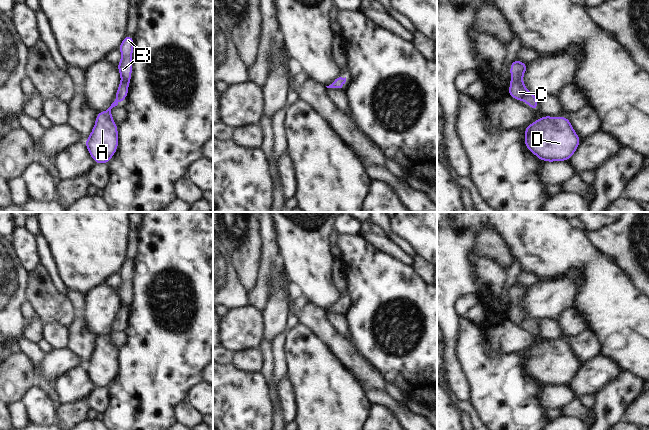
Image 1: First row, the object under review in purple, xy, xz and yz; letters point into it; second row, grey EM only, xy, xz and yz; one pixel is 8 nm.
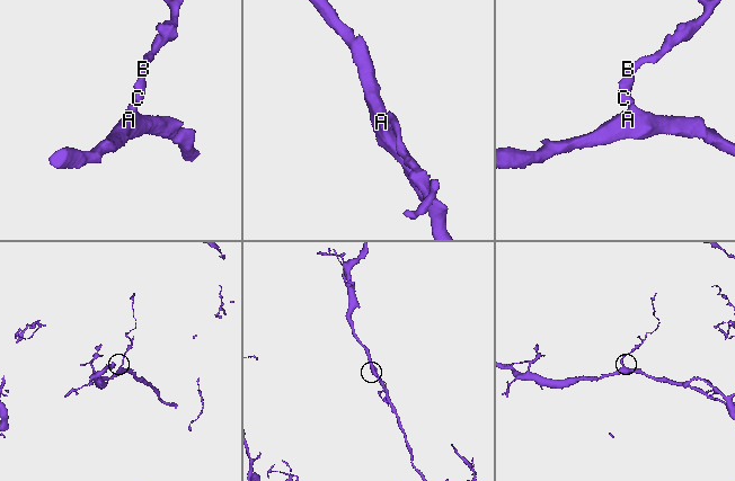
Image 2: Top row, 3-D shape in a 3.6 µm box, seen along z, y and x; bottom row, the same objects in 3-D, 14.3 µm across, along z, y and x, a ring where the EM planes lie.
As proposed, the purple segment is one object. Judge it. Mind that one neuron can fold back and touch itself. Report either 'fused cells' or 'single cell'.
single cell

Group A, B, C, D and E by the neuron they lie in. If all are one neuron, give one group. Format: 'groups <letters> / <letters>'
groups A B C D E

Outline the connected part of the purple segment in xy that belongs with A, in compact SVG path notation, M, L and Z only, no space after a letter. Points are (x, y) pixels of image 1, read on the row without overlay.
M126 259L118 273L121 276L122 282L116 290L121 306L116 315L115 325L107 334L97 336L94 351L84 366L95 388L108 388L118 373L118 350L113 344L111 333L122 327L128 320L132 301L134 260Z

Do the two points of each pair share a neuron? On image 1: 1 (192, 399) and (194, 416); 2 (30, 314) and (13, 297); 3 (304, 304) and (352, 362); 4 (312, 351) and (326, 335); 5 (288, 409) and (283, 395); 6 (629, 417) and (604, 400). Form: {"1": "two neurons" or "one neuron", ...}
{"1": "two neurons", "2": "two neurons", "3": "one neuron", "4": "two neurons", "5": "one neuron", "6": "two neurons"}

